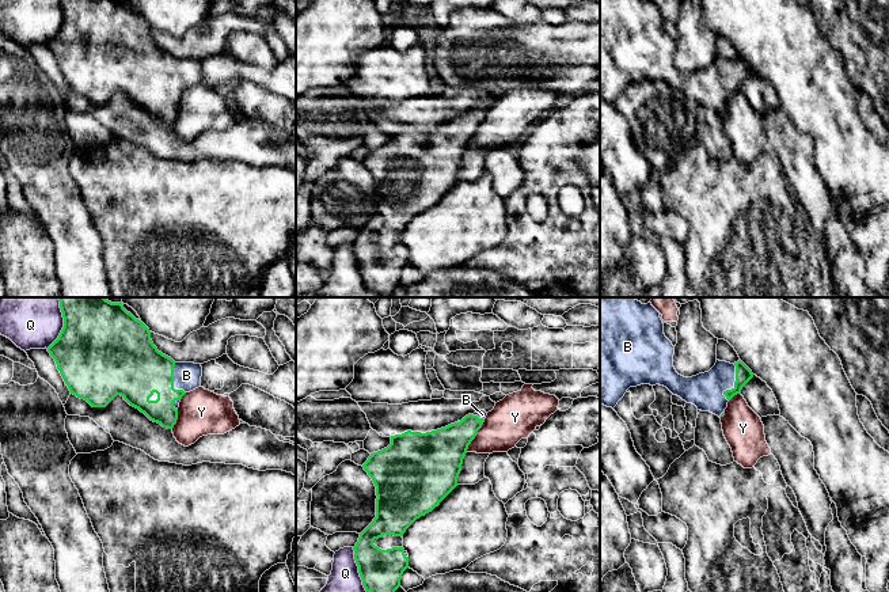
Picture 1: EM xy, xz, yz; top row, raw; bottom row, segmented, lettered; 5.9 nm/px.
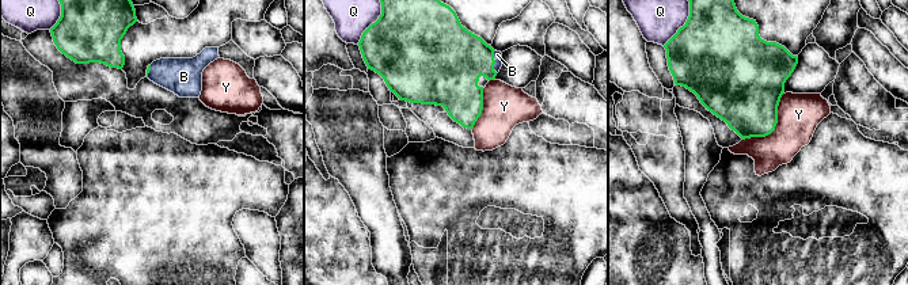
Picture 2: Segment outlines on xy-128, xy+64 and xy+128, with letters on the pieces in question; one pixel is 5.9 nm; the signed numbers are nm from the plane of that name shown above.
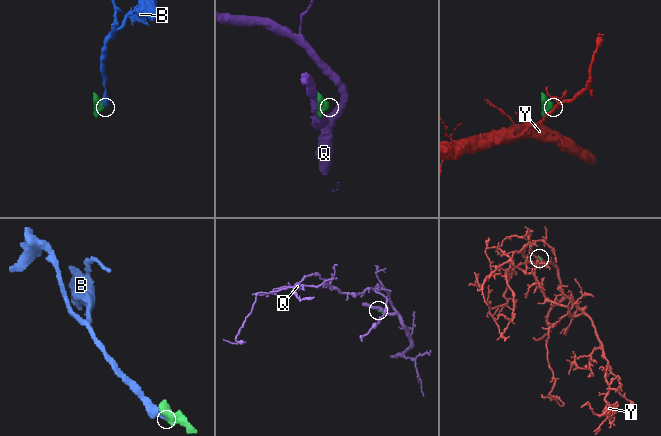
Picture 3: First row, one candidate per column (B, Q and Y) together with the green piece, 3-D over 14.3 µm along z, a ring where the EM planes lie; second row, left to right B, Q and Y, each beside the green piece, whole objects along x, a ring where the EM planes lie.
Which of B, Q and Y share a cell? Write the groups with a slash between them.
B / Q / Y

